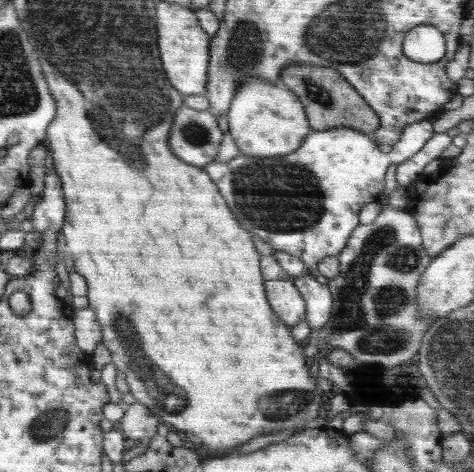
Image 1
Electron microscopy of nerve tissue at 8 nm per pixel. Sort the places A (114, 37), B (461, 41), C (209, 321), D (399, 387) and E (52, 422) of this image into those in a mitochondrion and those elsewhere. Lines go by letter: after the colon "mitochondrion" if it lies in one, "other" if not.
A: mitochondrion
B: other
C: other
D: mitochondrion
E: mitochondrion

